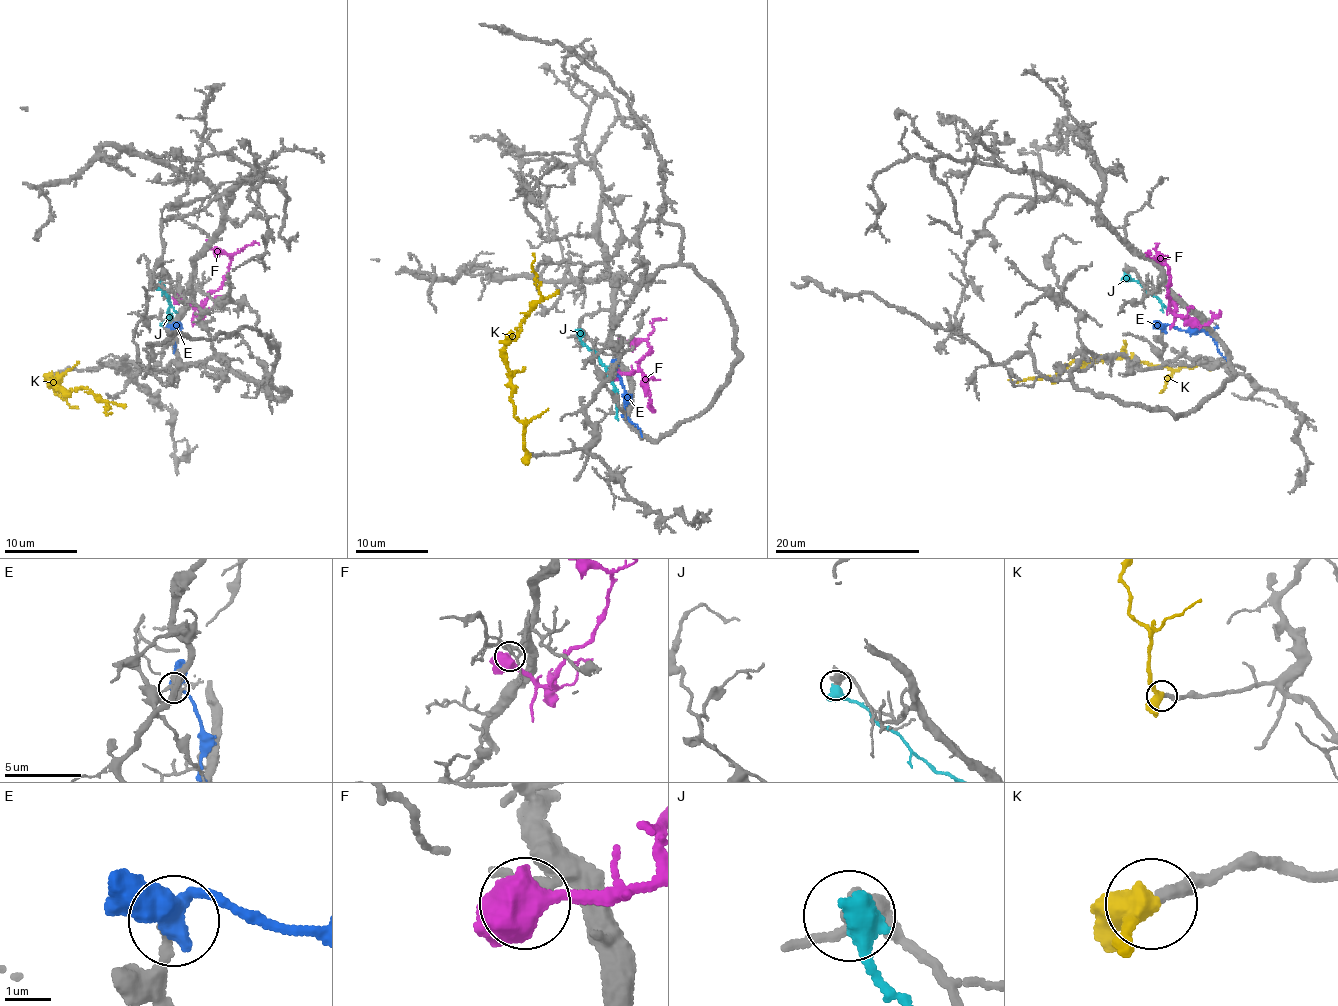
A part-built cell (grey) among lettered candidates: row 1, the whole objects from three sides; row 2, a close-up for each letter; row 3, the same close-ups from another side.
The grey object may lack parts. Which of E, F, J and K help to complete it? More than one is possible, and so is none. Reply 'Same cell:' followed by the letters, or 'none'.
Same cell: K

